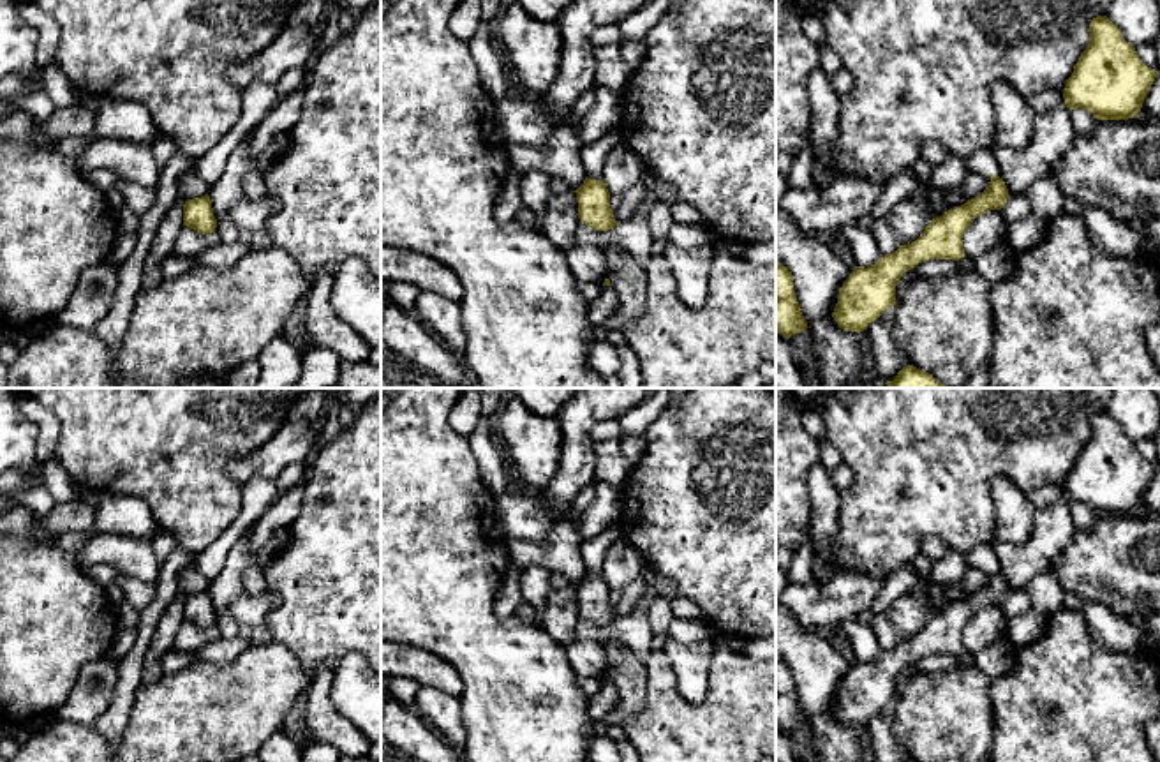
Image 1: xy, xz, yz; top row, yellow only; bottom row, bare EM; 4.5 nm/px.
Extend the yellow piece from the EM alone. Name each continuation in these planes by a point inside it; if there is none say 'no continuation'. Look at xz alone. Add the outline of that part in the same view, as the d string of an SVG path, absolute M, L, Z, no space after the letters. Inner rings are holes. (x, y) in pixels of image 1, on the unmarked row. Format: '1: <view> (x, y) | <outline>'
no continuation

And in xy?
no continuation

